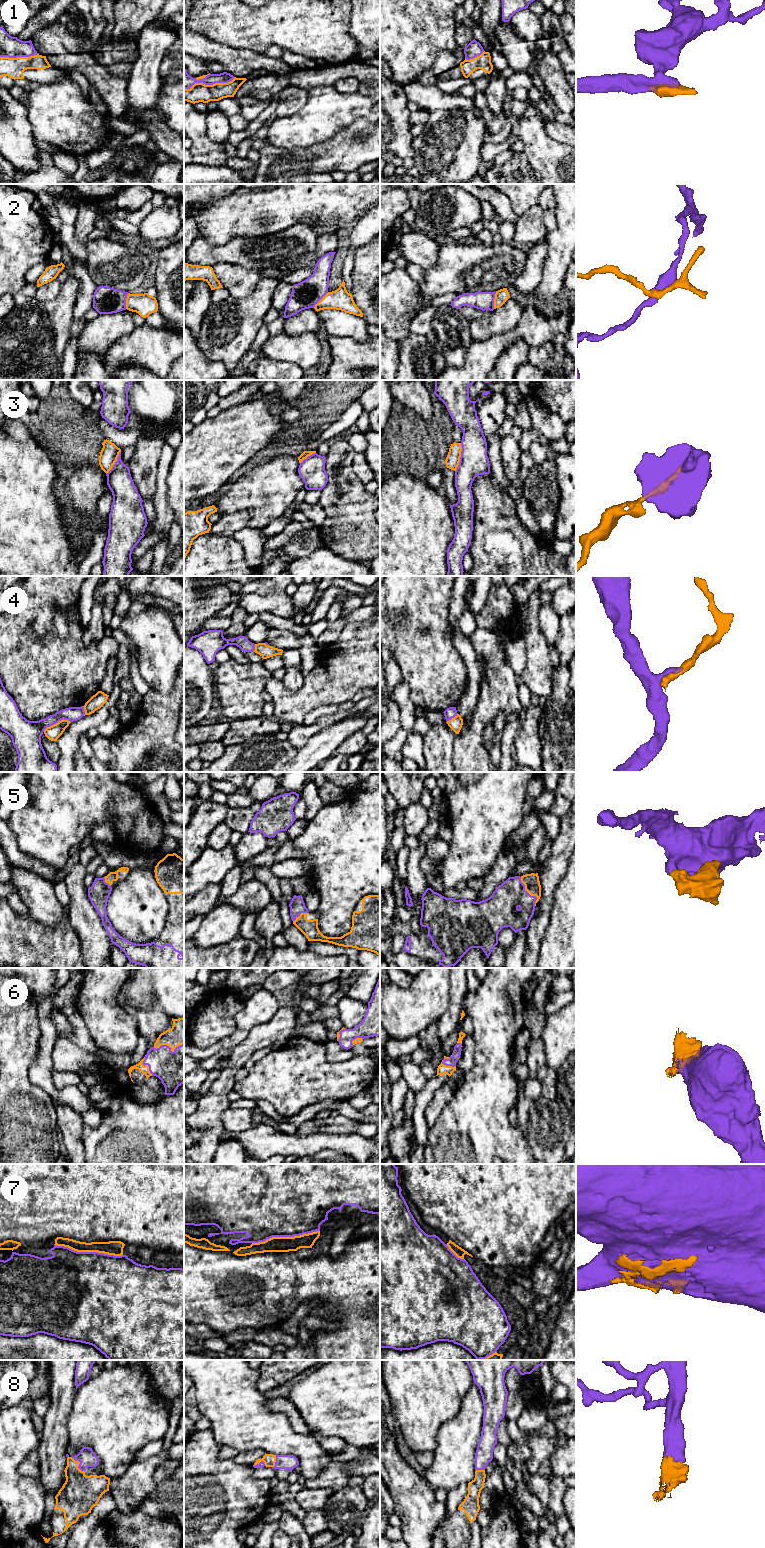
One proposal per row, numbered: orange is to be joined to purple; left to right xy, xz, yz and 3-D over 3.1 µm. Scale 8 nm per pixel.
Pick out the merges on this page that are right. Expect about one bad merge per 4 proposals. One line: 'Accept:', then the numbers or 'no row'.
Accept: 1, 5, 6, 7, 8

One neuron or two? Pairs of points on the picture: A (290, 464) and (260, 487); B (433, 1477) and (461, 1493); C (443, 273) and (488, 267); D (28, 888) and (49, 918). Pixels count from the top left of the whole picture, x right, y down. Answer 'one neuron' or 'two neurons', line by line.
A: one neuron
B: two neurons
C: one neuron
D: one neuron

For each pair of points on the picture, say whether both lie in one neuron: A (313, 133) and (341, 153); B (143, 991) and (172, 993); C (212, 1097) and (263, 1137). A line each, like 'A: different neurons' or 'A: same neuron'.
A: different neurons
B: same neuron
C: different neurons

